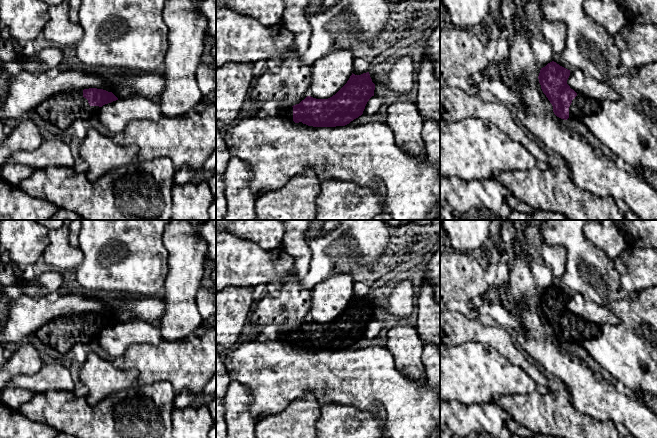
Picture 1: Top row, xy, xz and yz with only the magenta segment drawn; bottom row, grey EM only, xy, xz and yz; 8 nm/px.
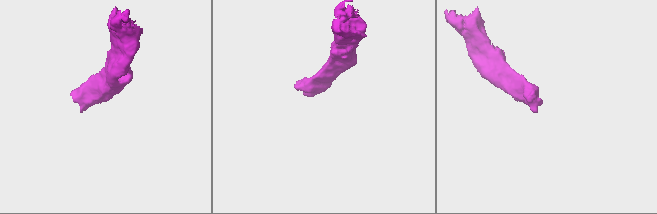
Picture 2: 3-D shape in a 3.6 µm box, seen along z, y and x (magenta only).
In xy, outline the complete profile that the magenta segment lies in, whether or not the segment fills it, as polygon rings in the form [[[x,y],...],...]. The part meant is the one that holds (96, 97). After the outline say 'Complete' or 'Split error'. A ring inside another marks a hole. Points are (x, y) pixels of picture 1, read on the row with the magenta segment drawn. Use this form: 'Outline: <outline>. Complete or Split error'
Outline: [[[89,88],[53,95],[35,111],[45,122],[70,131],[76,120],[96,117],[103,105],[116,100],[118,98],[112,92]]]. Split error

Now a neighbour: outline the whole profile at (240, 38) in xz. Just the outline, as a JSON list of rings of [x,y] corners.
[[[216,6],[216,67],[228,62],[252,63],[273,60],[294,47],[294,35],[282,23],[264,26],[258,19],[229,7]]]

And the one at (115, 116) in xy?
[[[131,95],[103,105],[98,113],[100,122],[111,134],[120,134],[135,119],[156,121],[162,118],[159,105],[153,99]]]

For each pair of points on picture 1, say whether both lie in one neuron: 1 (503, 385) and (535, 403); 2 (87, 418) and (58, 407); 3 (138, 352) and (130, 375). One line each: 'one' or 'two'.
1: two
2: one
3: two

